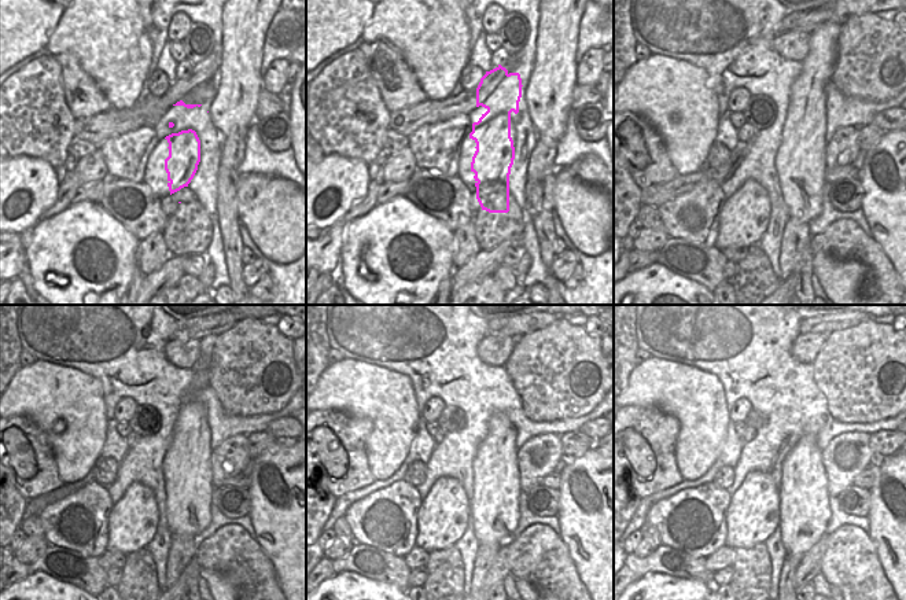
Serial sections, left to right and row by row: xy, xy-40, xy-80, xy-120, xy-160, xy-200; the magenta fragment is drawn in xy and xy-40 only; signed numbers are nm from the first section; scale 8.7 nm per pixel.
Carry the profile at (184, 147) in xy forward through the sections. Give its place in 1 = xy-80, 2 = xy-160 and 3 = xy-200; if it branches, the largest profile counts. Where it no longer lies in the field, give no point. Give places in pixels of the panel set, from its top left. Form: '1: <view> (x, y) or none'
1: xy-80 (802, 162)
2: xy-160 (496, 489)
3: xy-200 (805, 512)

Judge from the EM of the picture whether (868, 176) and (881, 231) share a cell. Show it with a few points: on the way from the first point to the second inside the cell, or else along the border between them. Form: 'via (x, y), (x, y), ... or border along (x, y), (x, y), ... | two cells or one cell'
via (881, 190), (881, 217) | one cell

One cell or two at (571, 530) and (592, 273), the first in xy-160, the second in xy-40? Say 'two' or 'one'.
two

